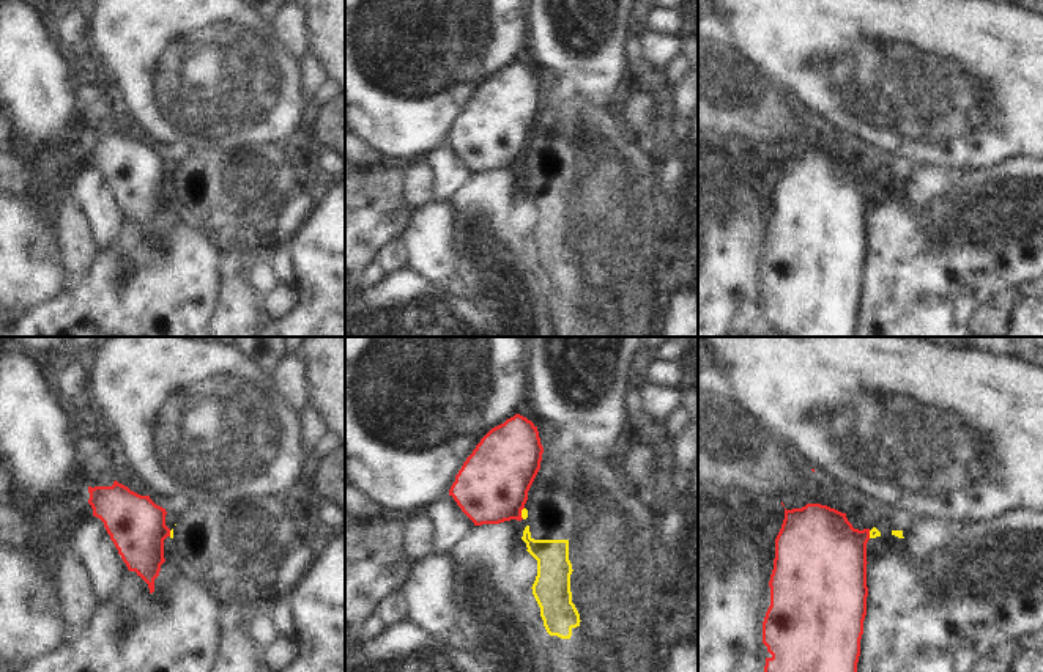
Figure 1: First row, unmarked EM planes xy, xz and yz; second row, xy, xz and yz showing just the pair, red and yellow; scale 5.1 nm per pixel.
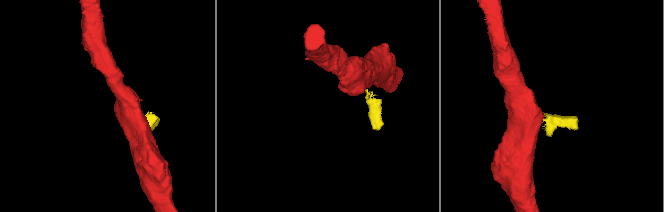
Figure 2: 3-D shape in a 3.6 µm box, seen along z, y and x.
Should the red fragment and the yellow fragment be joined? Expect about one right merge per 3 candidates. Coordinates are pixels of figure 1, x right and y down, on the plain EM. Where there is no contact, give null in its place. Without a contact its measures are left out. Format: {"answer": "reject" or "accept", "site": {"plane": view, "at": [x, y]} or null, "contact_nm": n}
{"answer": "reject", "site": {"plane": "xz", "at": [520, 161]}, "contact_nm": 60}

